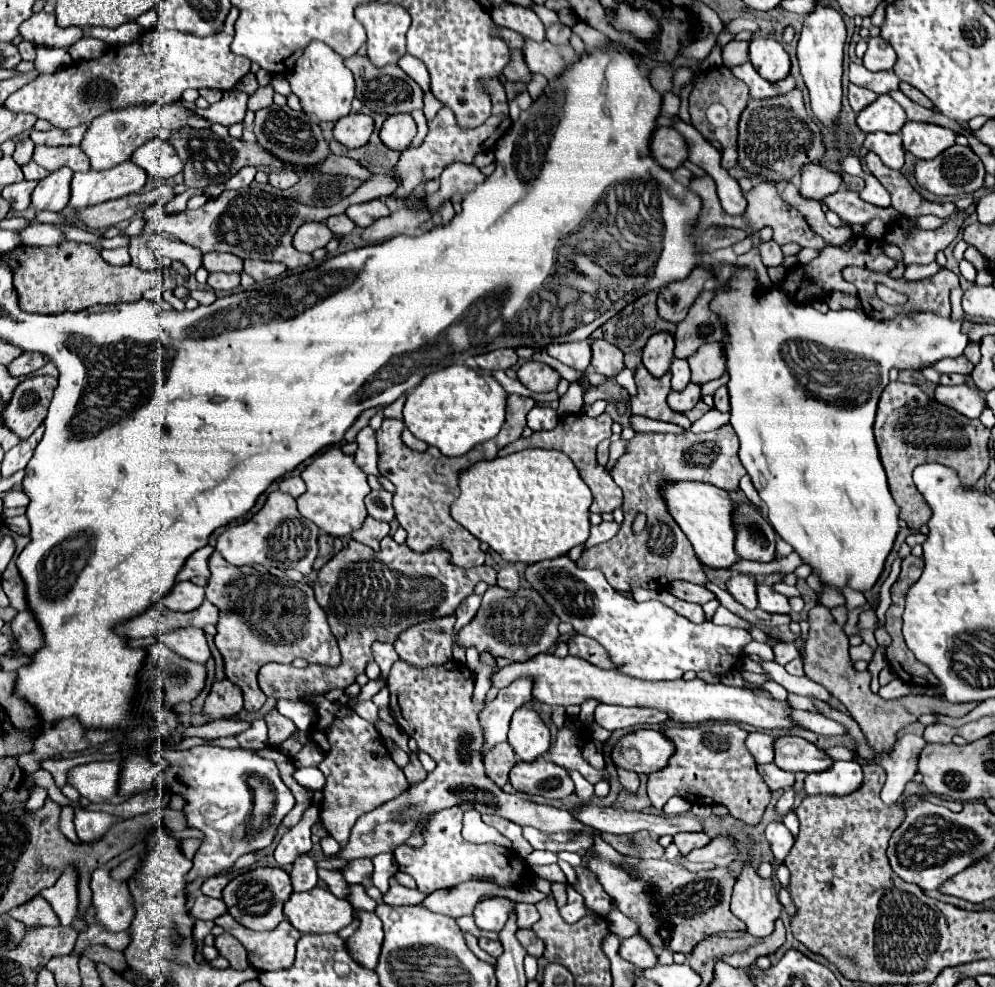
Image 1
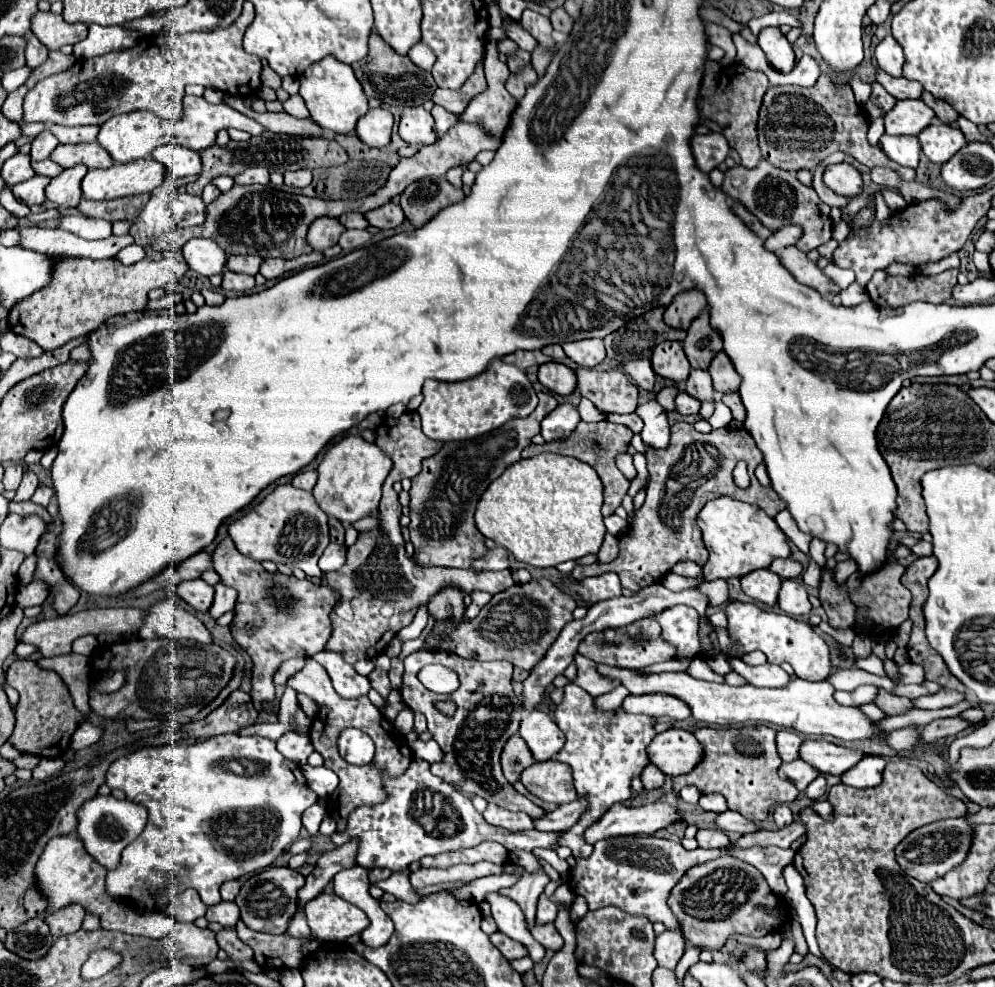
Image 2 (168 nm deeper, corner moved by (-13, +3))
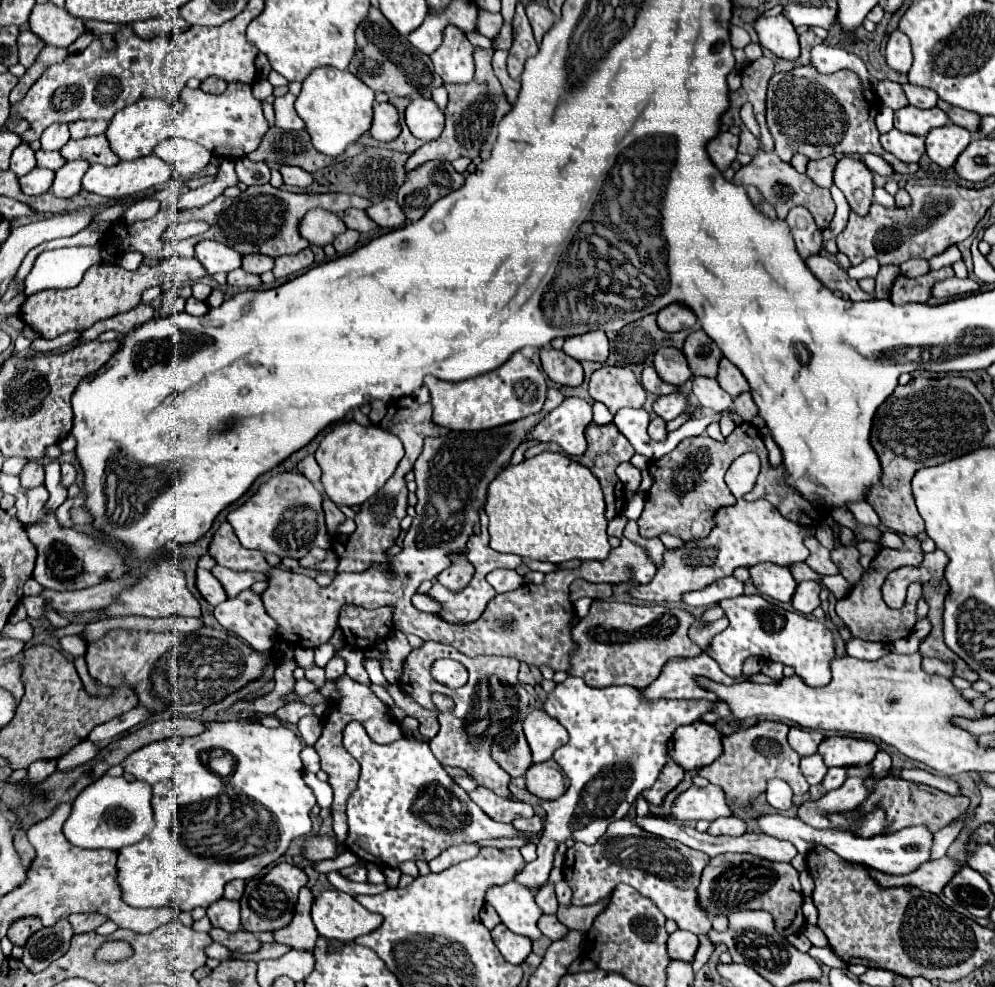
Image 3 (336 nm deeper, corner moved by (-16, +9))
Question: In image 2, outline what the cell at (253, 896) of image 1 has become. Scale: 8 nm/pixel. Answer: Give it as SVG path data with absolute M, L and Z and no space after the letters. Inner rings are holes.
M273 866L273 868L267 868L263 872L249 876L243 882L243 886L239 884L239 880L221 884L221 898L237 902L237 906L241 908L241 920L251 930L269 932L269 934L285 934L297 910L297 892L303 884L305 884L305 878L297 870L291 870L289 866Z

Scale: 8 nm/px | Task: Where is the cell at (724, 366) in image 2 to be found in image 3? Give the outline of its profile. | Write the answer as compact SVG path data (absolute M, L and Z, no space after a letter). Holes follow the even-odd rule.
M726 358L720 360L720 372L718 372L718 378L716 380L720 382L722 390L726 390L732 398L736 398L742 392L748 392L750 390L750 384L742 376L742 372L730 360L726 360Z

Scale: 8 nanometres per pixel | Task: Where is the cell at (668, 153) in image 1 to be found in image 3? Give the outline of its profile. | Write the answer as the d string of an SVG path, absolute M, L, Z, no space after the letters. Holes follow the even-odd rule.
M720 132L718 138L708 142L708 154L710 154L712 162L716 164L716 168L720 172L724 172L736 160L738 136L734 136L732 132Z

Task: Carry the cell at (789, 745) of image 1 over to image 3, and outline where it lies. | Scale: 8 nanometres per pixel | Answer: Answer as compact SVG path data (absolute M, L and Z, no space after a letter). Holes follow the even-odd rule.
M830 736L826 738L818 754L824 758L826 766L866 766L874 760L878 746L872 740L854 736Z

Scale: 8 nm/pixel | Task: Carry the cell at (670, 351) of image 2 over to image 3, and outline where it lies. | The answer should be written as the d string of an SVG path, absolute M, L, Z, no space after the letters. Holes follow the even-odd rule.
M660 348L654 356L654 368L664 382L674 386L682 386L686 380L692 378L688 362L678 348Z

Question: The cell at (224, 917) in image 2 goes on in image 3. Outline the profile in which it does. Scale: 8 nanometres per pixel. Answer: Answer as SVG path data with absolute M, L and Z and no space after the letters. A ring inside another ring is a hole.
M216 900L208 906L206 916L212 926L222 928L226 932L236 932L240 930L240 904L234 900Z

